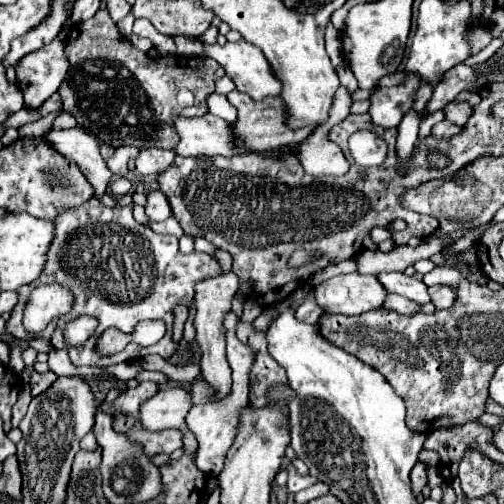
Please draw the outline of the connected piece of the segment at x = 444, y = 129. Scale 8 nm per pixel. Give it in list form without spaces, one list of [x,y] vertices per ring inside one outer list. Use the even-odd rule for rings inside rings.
[[[443,119],[443,121],[439,121],[439,123],[433,127],[431,133],[433,133],[435,137],[439,137],[439,139],[445,139],[445,137],[457,135],[457,131],[461,131],[461,127],[453,125],[449,119]]]

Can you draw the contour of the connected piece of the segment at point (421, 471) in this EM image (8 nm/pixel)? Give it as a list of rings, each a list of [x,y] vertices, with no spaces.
[[[417,463],[415,467],[413,467],[413,471],[411,471],[411,487],[413,487],[413,493],[415,495],[419,495],[421,493],[421,489],[425,487],[425,483],[427,483],[427,475],[425,475],[425,463]]]

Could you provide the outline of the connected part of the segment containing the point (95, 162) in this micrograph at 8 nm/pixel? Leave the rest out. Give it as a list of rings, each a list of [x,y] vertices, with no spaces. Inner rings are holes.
[[[83,127],[73,129],[49,129],[45,141],[65,159],[73,161],[81,173],[89,179],[95,195],[101,197],[111,181],[111,171],[107,169],[103,157],[99,155],[99,141]]]

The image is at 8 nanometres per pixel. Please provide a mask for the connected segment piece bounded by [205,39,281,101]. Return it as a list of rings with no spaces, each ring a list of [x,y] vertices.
[[[239,39],[237,43],[227,41],[223,47],[205,45],[205,51],[207,57],[213,57],[225,69],[227,77],[233,79],[241,93],[247,93],[257,101],[265,99],[267,95],[281,93],[281,83],[273,77],[261,49],[247,43],[245,39]]]

